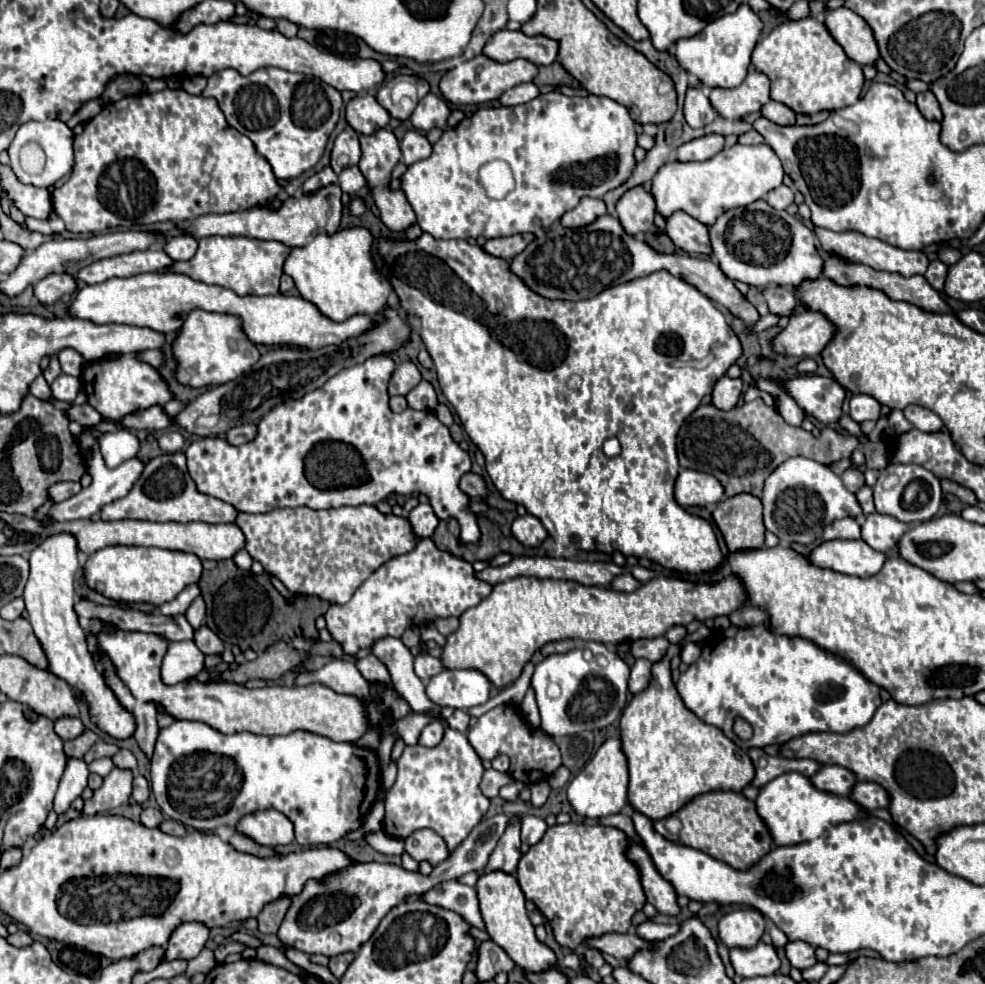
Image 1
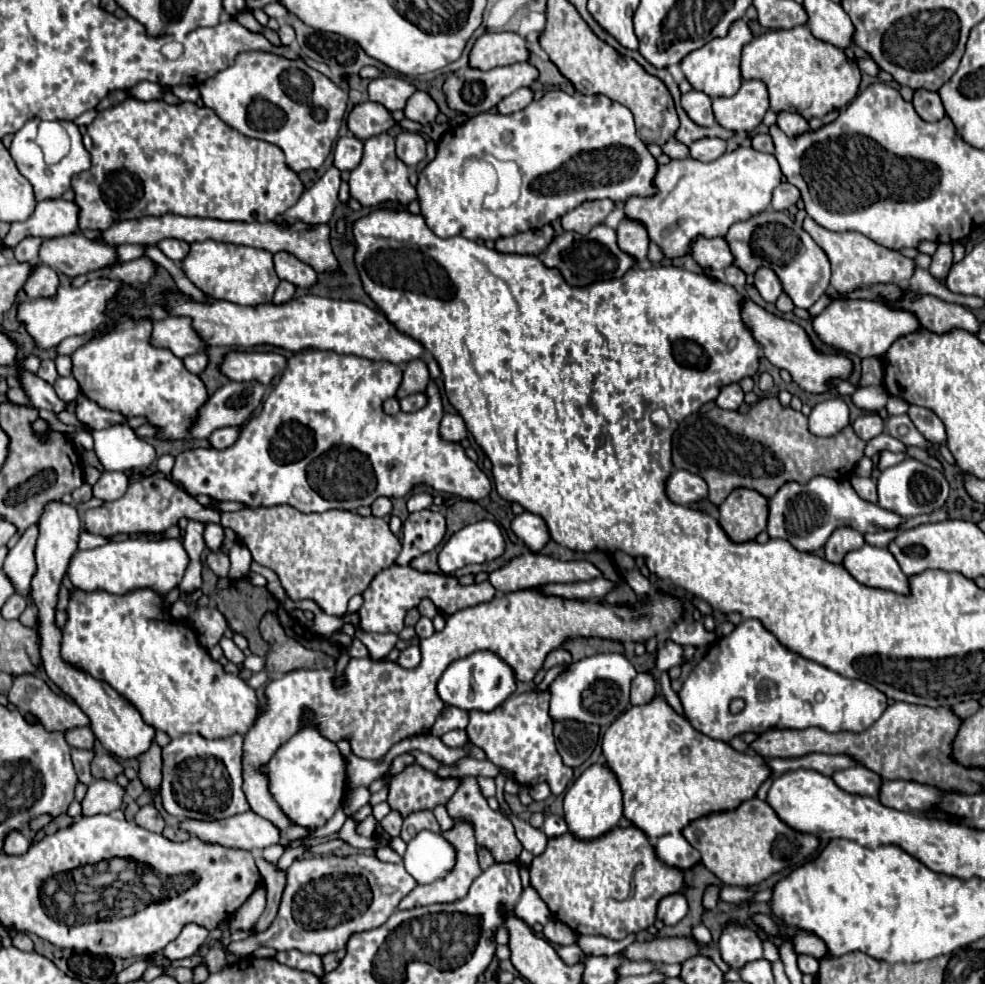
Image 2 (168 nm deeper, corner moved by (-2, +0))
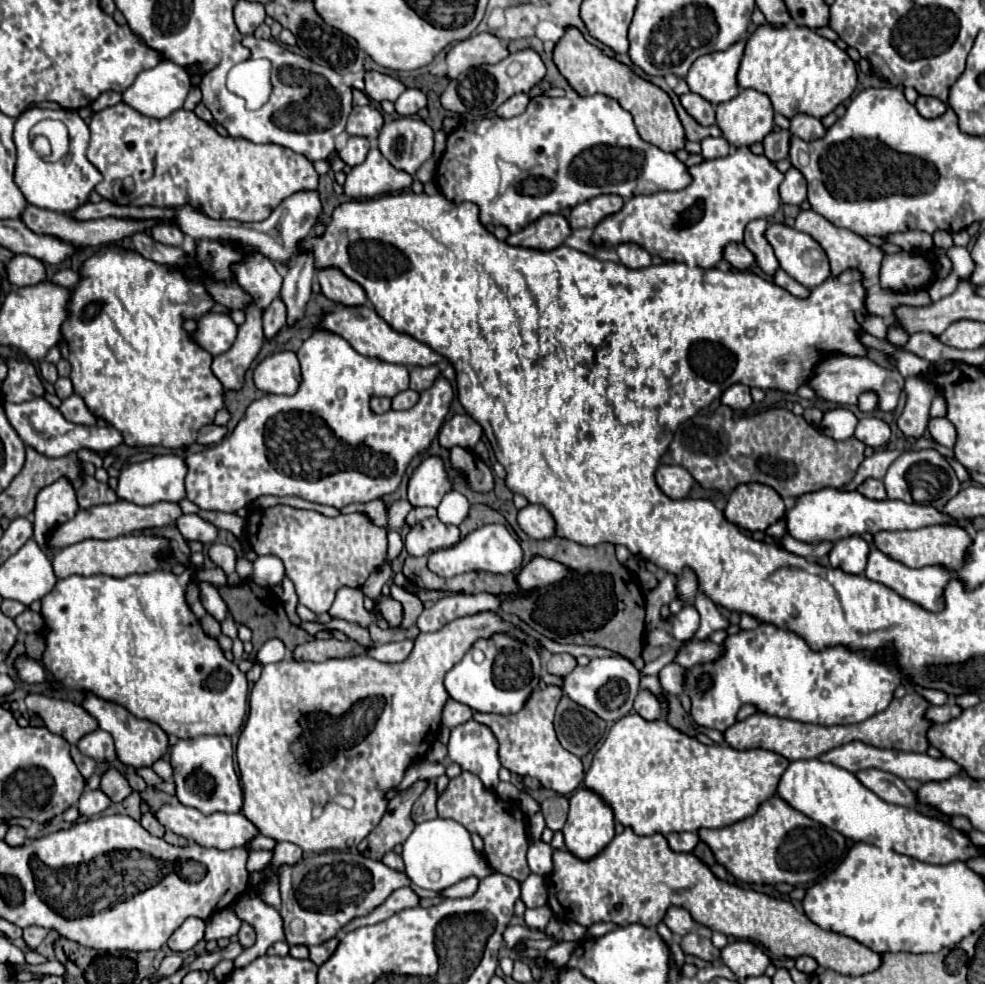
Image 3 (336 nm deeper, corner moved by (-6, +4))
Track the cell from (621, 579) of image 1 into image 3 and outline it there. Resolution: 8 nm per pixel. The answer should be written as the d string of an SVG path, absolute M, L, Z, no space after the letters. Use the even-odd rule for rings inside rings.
M479 593L477 597L465 597L465 595L441 597L433 607L423 609L415 625L421 631L437 631L445 623L451 623L465 615L475 615L481 611L497 611L497 597L489 593Z

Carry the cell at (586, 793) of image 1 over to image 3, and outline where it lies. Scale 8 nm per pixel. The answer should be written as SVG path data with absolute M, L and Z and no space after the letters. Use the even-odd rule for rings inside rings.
M579 787L573 797L569 799L571 807L569 807L569 817L563 831L563 839L565 839L565 847L569 853L573 853L577 859L589 861L595 855L599 855L609 841L615 837L615 819L613 819L613 811L609 809L609 805L605 805L601 801L601 797L597 797L593 791Z

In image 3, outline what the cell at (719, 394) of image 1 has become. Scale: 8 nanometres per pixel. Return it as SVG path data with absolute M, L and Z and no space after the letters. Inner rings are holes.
M731 385L723 397L721 397L721 403L731 407L731 409L749 409L753 399L751 399L751 391L747 385Z

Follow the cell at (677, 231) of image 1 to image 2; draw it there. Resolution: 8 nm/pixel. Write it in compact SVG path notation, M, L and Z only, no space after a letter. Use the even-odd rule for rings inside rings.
M695 237L691 241L691 257L701 267L711 267L717 275L723 273L725 267L733 263L733 255L729 253L729 245L725 239L707 239L707 237Z

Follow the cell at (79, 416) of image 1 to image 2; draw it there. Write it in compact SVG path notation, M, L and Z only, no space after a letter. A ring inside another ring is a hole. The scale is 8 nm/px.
M23 373L21 379L23 379L25 391L27 391L33 407L37 407L37 409L49 409L49 411L55 411L55 413L61 413L61 411L65 411L69 407L69 403L65 403L63 399L59 399L57 393L51 389L51 385L45 383L43 379L39 379L37 375Z

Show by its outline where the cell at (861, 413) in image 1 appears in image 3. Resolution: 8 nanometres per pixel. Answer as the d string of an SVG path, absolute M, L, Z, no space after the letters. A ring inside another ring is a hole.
M867 417L867 419L861 419L857 423L857 429L855 429L855 439L859 439L861 443L877 449L877 447L883 447L891 437L891 429L885 421L881 419L875 419L875 417Z

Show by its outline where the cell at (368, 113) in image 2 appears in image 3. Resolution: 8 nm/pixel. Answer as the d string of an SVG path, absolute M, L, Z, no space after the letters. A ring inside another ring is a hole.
M353 107L349 121L347 121L347 133L349 135L361 135L371 141L377 139L379 131L383 127L383 115L375 107Z

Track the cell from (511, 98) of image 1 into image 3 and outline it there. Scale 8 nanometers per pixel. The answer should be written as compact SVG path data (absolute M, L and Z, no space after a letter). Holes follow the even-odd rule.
M517 93L511 99L507 99L495 113L497 113L497 117L511 119L515 115L521 115L527 109L527 103L529 103L529 95L527 93Z

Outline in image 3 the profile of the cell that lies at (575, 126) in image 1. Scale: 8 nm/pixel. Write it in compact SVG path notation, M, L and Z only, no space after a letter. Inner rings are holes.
M589 95L577 99L555 99L555 97L533 97L527 113L513 119L481 119L467 121L447 137L447 149L439 161L435 181L439 191L453 203L471 201L479 205L483 225L503 225L511 233L525 229L547 213L561 213L577 203L585 203L603 193L615 193L625 199L635 195L651 195L657 191L679 191L691 183L687 165L681 163L673 153L665 153L659 147L643 141L635 129L631 113L607 95Z

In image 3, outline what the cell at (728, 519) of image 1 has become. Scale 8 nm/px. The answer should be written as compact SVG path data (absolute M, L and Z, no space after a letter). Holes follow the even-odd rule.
M745 483L729 495L723 513L739 529L765 531L785 515L785 505L775 489L761 483Z

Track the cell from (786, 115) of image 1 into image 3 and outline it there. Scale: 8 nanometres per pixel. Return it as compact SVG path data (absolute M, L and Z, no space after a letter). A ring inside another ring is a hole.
M795 115L791 119L791 129L789 129L795 137L801 137L803 141L815 141L821 139L825 135L825 127L821 125L821 121L817 117L811 115Z

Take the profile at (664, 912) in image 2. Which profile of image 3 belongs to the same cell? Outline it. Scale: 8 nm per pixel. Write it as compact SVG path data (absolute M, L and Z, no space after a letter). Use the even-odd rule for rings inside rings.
M681 907L669 909L667 915L665 915L665 919L663 919L663 923L671 929L671 933L675 933L675 935L679 935L679 937L687 935L687 933L693 929L693 925L695 925L695 921L693 921L693 917L689 915L689 911L685 911L685 909L681 909Z

